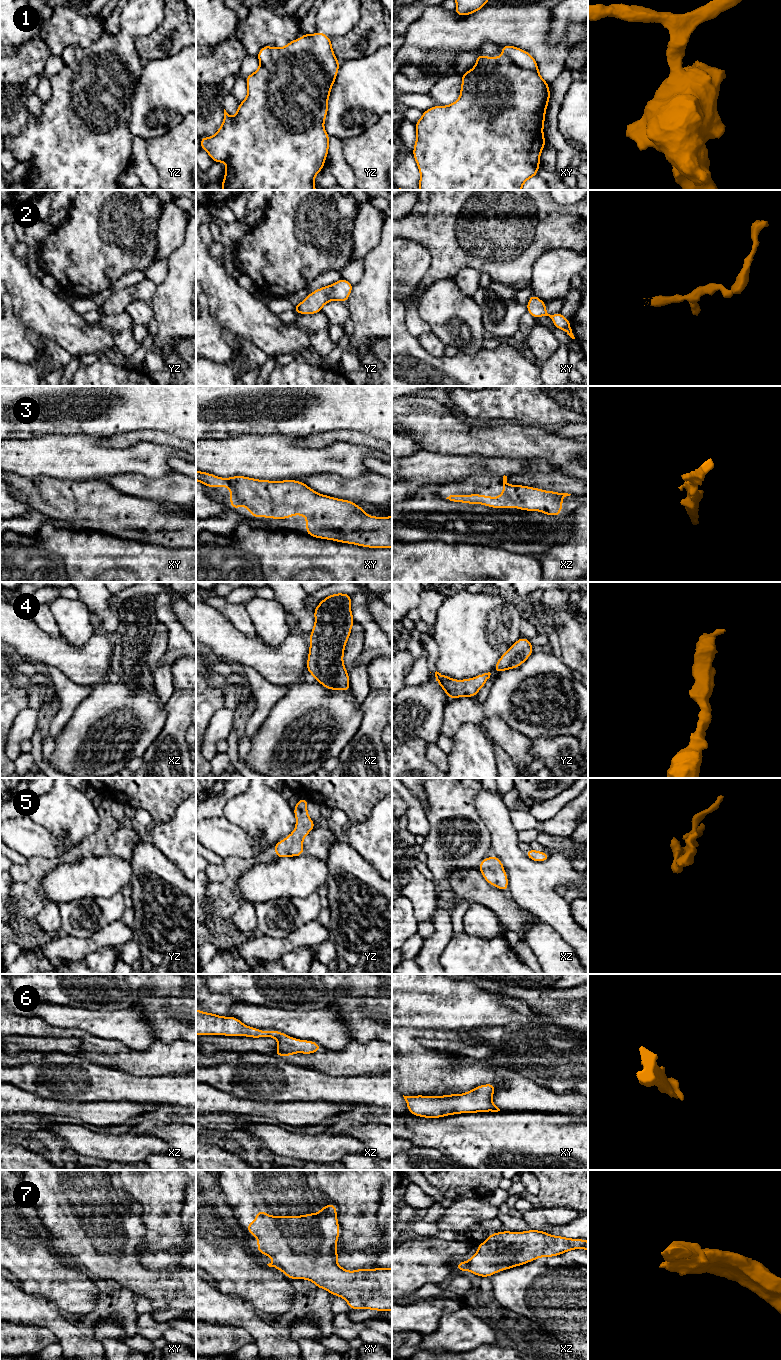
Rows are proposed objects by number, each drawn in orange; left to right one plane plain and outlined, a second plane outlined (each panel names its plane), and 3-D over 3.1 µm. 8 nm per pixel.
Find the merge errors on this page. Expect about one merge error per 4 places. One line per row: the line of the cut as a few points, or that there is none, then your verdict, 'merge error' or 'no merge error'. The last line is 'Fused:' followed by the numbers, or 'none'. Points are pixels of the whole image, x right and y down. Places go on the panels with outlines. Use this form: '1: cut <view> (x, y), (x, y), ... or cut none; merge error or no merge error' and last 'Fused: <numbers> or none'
1: cut xy (504, 54), (517, 65), (538, 72); merge error
2: cut none; no merge error
3: cut none; no merge error
4: cut none; no merge error
5: cut none; no merge error
6: cut none; no merge error
7: cut none; no merge error
Fused: 1

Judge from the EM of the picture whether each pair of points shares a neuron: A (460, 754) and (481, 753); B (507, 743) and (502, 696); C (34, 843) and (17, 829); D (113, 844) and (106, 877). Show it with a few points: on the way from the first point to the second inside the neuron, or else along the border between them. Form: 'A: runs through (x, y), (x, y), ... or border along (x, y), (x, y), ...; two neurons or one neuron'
A: runs through (465, 754), (476, 753); one neuron
B: border along (485, 716), (500, 717), (513, 729), (525, 735); two neurons
C: runs through (30, 840), (21, 833); one neuron
D: border along (108, 853), (128, 861); two neurons

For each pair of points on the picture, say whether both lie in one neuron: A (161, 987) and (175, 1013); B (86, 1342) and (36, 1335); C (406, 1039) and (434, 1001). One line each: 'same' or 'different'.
A: different
B: different
C: different

